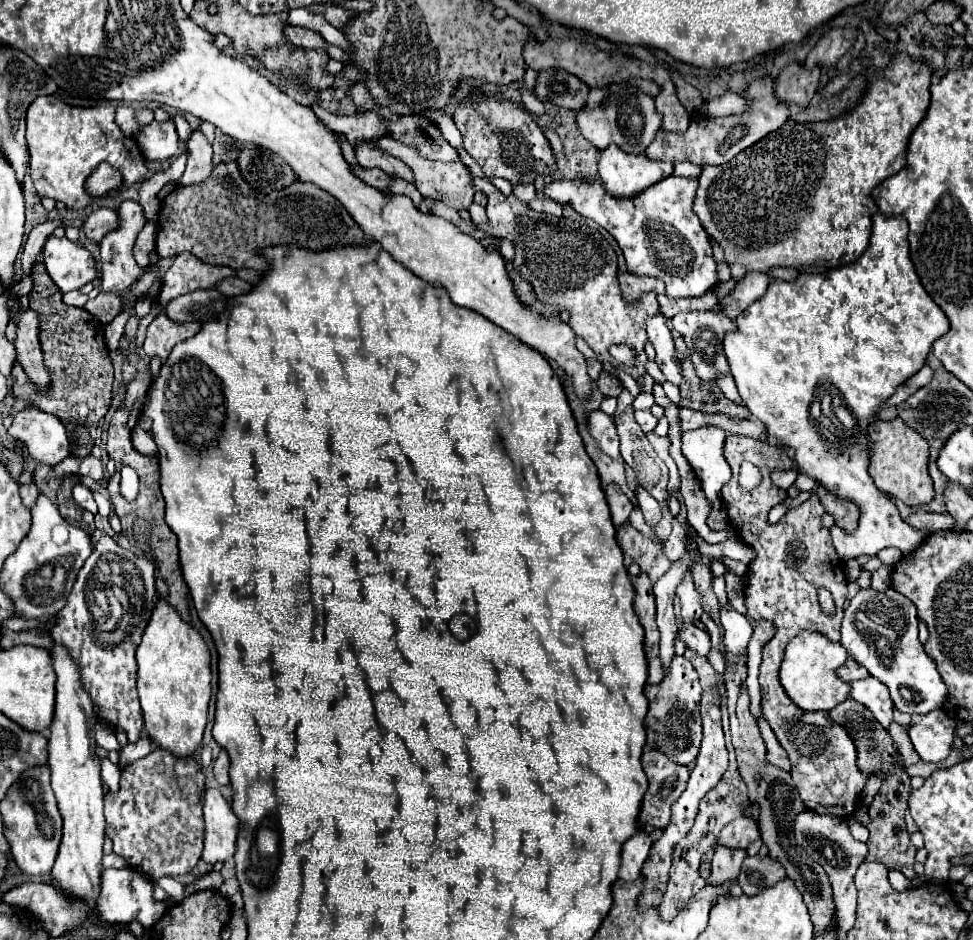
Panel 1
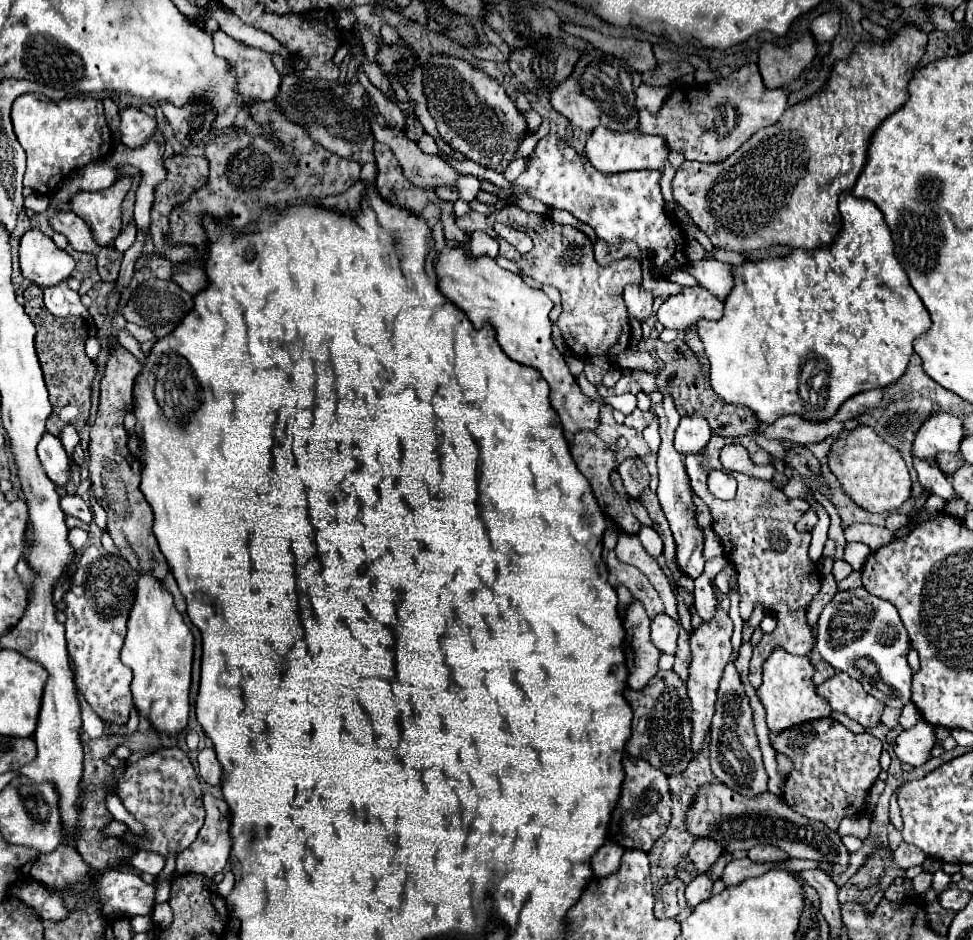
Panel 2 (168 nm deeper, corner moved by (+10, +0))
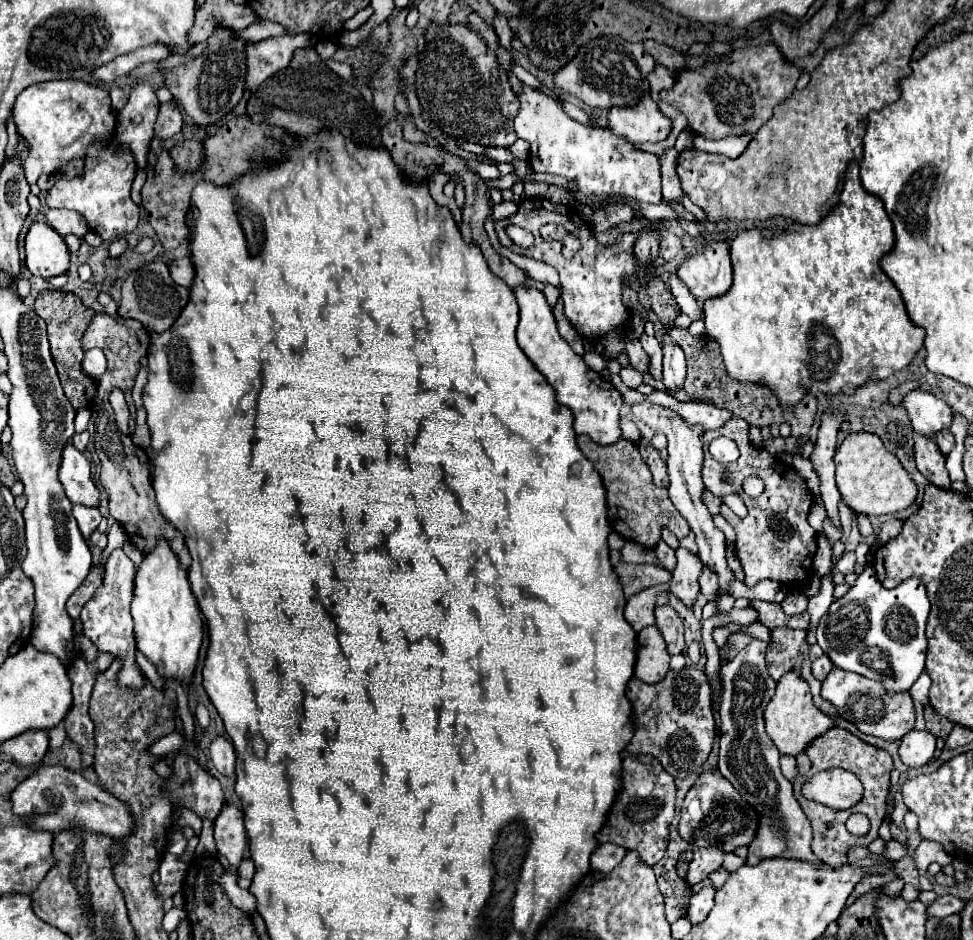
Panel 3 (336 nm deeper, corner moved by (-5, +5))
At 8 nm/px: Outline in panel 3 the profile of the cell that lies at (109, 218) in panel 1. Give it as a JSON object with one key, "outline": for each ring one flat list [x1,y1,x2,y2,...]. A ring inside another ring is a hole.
{"outline":[[45,210,43,216,45,216,45,222,51,228,55,228,61,236,75,234,77,238,83,238,89,232,87,224,83,222,83,216,77,214,77,212,71,212,71,210]]}

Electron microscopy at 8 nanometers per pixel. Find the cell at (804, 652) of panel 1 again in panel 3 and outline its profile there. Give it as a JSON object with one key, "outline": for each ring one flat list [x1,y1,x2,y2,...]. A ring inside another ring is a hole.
{"outline":[[795,672,783,674,783,678,777,682,777,692,767,704,763,718,765,718,765,730,769,738,773,740,777,750,785,756,797,756,805,752,811,740,819,738,823,732,827,732,833,726,833,720,827,714,823,714,819,708,815,708,809,694,809,684,801,678,801,674]]}

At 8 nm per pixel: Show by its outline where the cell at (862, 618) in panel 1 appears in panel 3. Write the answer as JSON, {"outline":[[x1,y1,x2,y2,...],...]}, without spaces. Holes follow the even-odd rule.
{"outline":[[871,566,857,578,857,584,831,604,817,626,817,640,831,662,865,678,881,682,889,692,907,692,925,670,929,598,919,578,905,580,897,588,883,588]]}

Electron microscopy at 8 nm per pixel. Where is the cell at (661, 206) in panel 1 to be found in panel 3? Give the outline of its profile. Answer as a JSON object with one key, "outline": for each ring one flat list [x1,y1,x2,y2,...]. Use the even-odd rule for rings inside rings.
{"outline":[[523,84,523,90,515,94,521,108,513,120,513,128,519,138,529,142,529,162,533,172,559,174,573,180,579,188,577,200,599,208,607,200,603,194,615,192,641,202,659,204,661,202,661,172,655,154,635,150,627,140,611,134,607,128,589,128,573,118,569,118,561,102,543,92,531,90]]}

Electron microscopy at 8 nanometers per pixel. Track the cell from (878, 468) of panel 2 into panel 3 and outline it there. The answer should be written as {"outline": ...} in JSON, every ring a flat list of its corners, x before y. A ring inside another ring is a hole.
{"outline":[[853,432,835,452,835,482,841,494,843,504,855,512,865,516,881,516,895,514,913,504,917,496,917,488,913,480,907,476,901,462,885,450,879,436,869,432]]}

